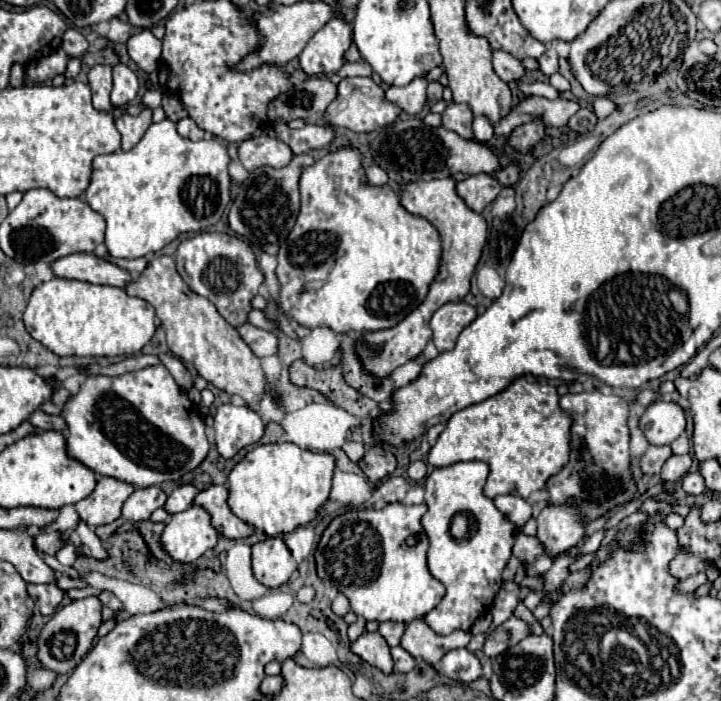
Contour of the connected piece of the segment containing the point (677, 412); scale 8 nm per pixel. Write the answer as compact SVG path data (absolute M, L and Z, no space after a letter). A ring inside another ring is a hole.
M656 401L644 411L640 429L650 445L670 445L686 429L684 409L672 401Z

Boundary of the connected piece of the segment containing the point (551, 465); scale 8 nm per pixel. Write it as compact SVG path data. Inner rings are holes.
M518 377L502 393L454 413L430 449L428 463L446 467L458 461L486 461L490 465L488 483L484 487L486 497L494 499L514 493L528 499L530 493L544 489L546 481L568 463L570 427L572 415L560 409L556 387Z

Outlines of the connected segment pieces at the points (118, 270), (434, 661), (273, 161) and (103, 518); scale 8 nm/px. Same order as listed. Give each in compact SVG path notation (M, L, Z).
M74 253L64 259L58 259L56 263L52 263L52 271L54 275L64 277L64 279L78 279L78 281L112 285L112 287L122 287L122 289L128 283L132 283L132 275L126 269L94 253Z
M416 619L406 625L404 637L402 637L402 649L406 649L412 657L420 657L428 661L432 667L438 667L442 655L456 647L466 647L470 641L468 631L454 631L450 635L438 635L428 627L422 619Z
M260 135L240 143L238 157L248 171L254 171L256 167L264 167L264 165L278 169L286 167L292 161L294 153L284 141L270 135Z
M100 477L96 489L76 503L76 511L86 525L106 525L120 517L124 501L132 495L134 487L112 477Z

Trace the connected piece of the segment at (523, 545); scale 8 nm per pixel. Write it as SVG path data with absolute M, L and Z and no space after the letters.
M524 533L518 535L516 543L514 543L514 555L522 561L522 563L528 563L532 561L536 555L542 555L544 553L544 547L538 543L536 537L528 537Z

